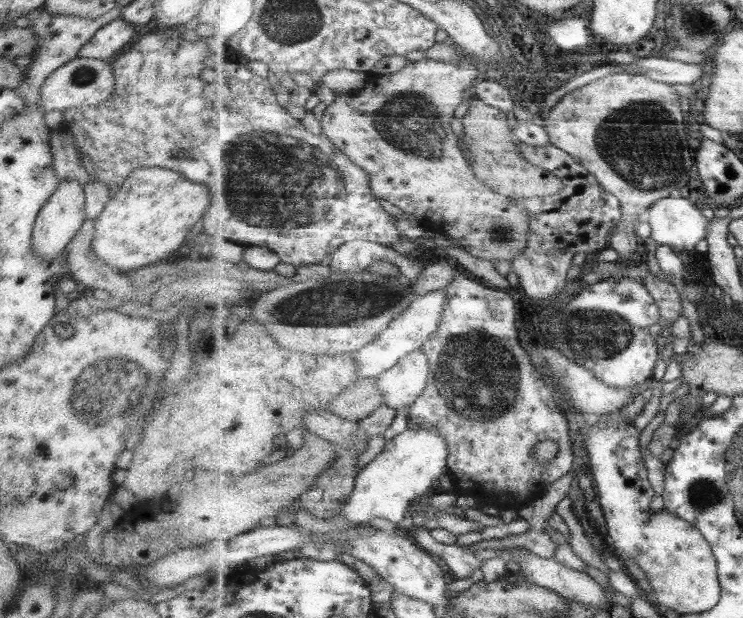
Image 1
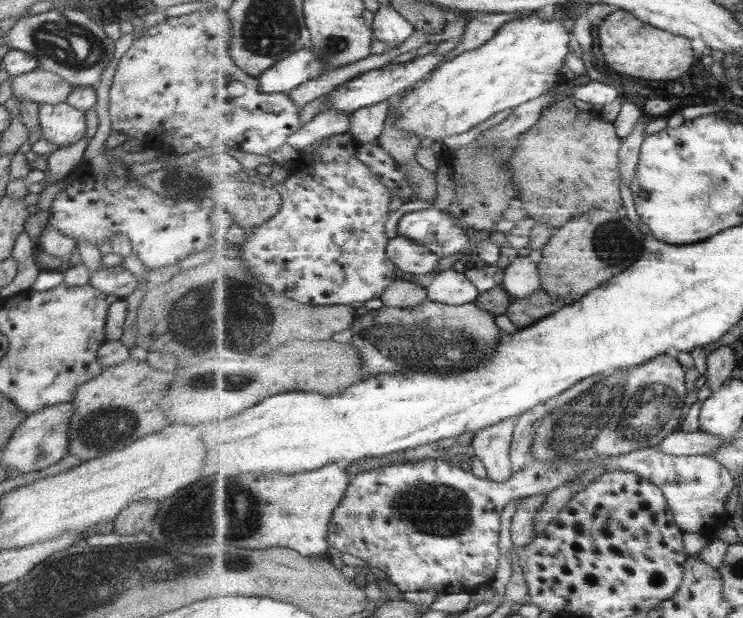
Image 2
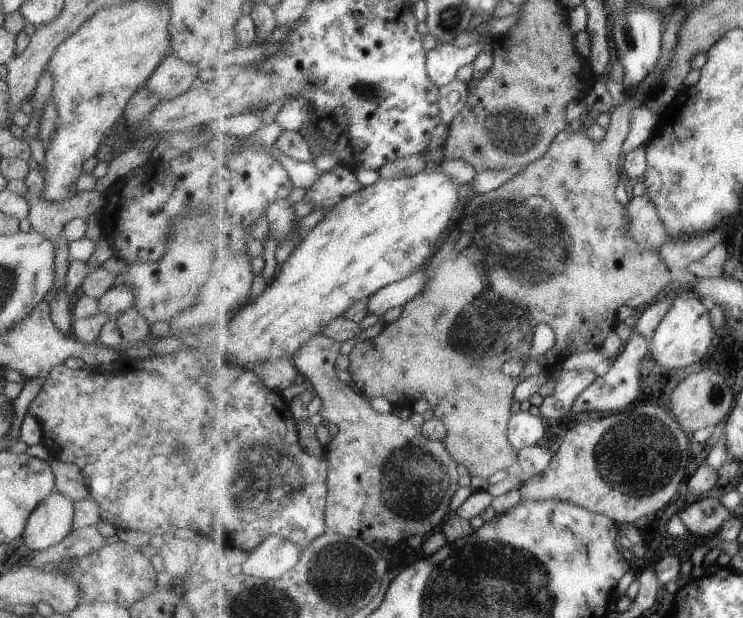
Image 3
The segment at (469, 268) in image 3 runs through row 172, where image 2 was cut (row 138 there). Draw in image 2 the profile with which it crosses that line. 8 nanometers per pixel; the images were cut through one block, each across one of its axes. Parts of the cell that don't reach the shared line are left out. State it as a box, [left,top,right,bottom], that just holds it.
[510,100,623,229]

